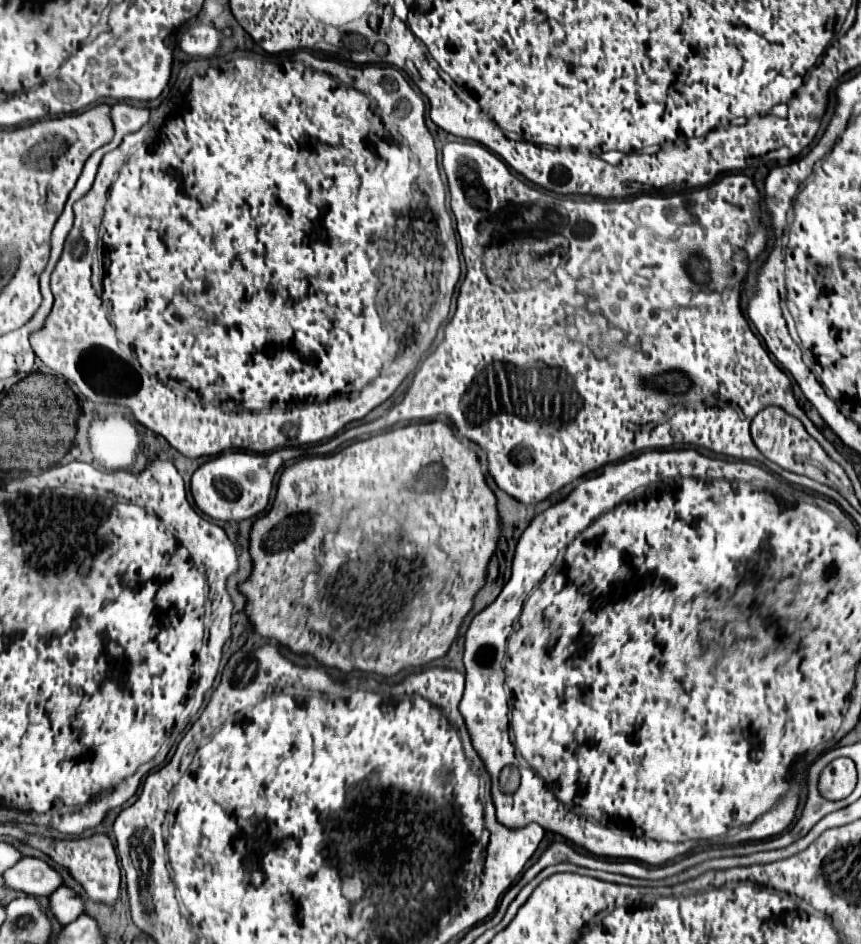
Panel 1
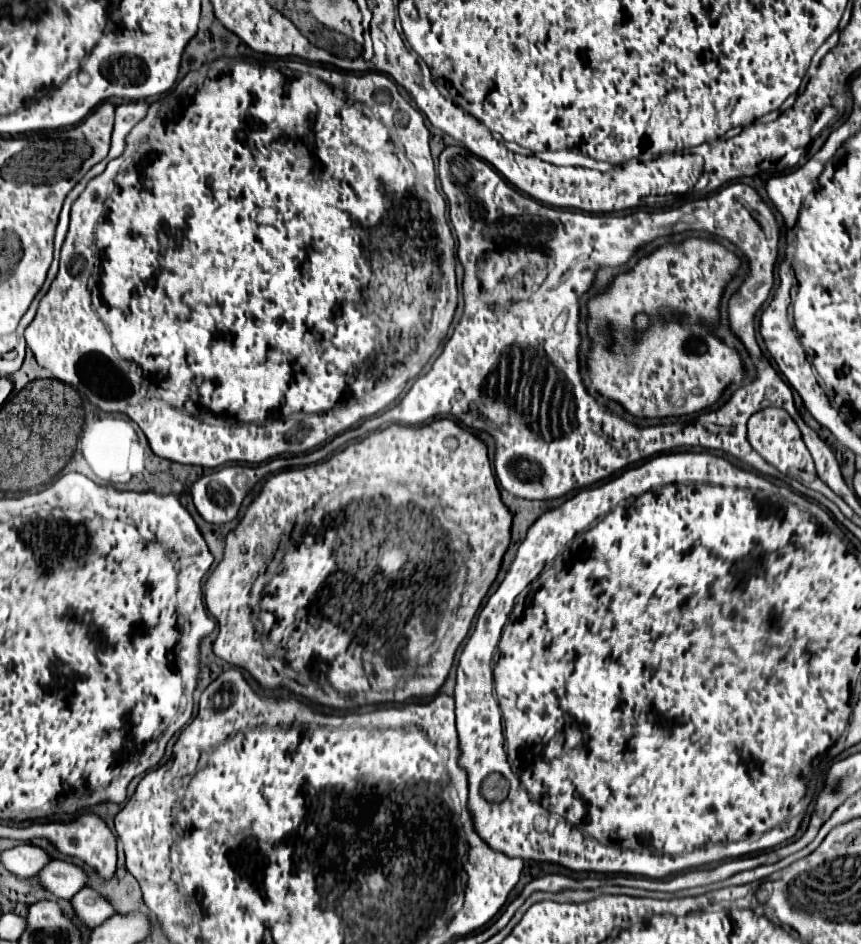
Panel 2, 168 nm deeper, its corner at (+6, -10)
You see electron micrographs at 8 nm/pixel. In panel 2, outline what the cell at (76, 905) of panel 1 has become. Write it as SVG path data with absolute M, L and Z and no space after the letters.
M83 888L71 898L71 906L75 916L81 920L83 926L93 928L99 926L107 916L113 916L113 906L93 888Z

